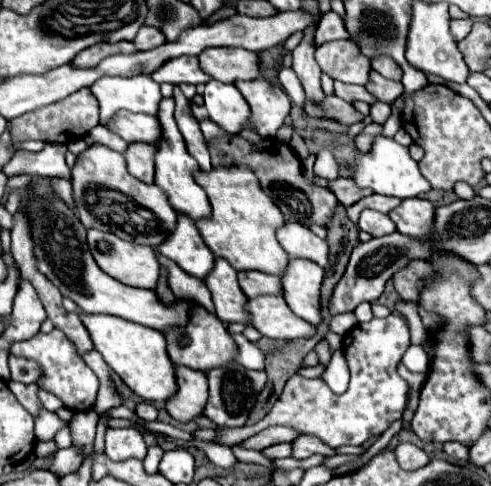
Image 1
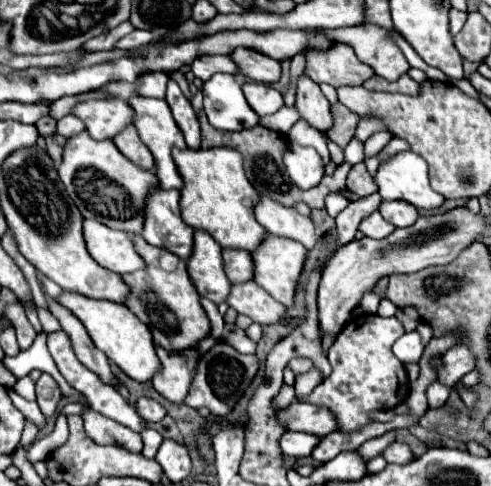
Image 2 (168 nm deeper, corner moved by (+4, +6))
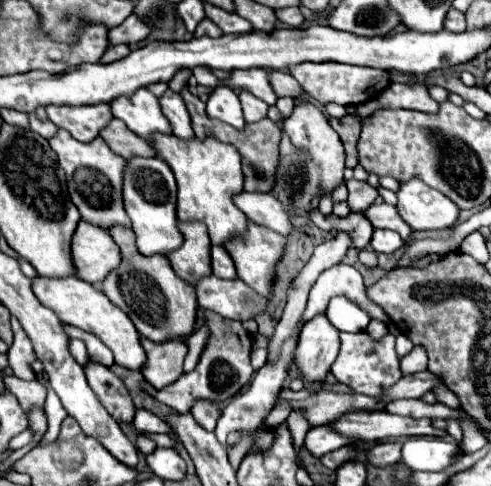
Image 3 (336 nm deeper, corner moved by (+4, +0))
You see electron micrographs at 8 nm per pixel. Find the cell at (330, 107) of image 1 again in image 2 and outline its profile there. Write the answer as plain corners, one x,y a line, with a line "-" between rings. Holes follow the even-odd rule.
340,102
332,104
332,116
334,116
334,126
328,132
328,138
344,150
348,146
348,142
352,140
360,118
354,112
350,112
346,106
342,106

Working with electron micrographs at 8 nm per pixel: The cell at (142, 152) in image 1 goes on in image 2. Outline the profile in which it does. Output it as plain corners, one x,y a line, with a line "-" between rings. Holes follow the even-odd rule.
126,126
122,132
118,132
114,138
114,144
116,148
126,156
130,158
134,164
142,166
144,170
152,170
154,168
154,158
152,158
152,152
146,148
146,144
140,140
138,132
134,130
134,126

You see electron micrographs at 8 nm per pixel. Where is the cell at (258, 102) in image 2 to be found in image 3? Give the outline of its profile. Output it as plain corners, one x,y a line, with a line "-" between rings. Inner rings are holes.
240,92
240,102
242,102
242,110
244,110
244,118
246,122
258,122
262,118
266,118
268,114
268,104
258,100
254,94
250,92

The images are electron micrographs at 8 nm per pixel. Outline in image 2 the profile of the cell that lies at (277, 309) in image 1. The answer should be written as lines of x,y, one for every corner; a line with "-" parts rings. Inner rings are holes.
252,280
244,282
244,284
232,284
226,304
232,306
238,314
250,316
254,322
258,322
262,326
276,324
286,310
280,302
276,302
270,294
266,294

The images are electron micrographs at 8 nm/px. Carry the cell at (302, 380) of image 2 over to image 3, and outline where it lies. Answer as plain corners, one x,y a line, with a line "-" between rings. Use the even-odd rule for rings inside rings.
294,410
288,416
288,428
292,432
292,440
294,440
294,448
296,452
300,452
302,448
302,440
310,428
310,424
306,424
306,416
302,416
302,410

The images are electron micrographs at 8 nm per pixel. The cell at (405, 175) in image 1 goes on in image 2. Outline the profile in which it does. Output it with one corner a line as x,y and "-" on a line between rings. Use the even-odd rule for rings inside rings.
402,152
378,168
378,194
382,200
404,200
416,210
434,210
446,200
428,184
428,166
418,154

